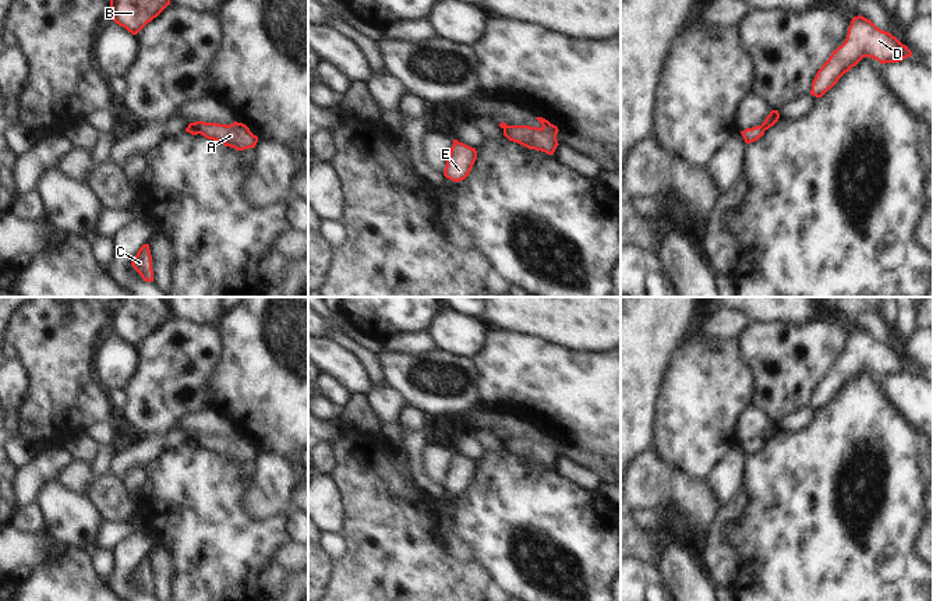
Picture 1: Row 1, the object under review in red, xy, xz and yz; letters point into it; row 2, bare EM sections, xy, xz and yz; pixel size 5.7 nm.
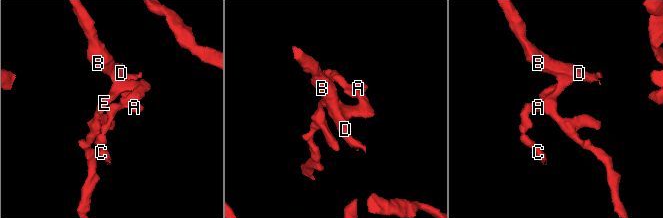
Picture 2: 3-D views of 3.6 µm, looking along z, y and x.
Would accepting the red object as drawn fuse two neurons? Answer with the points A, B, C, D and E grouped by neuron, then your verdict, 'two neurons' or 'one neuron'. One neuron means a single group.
A B D E / C | two neurons

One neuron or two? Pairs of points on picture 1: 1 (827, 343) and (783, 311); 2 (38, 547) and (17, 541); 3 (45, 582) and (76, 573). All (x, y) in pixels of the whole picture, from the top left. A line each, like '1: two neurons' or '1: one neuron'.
1: two neurons
2: one neuron
3: one neuron

